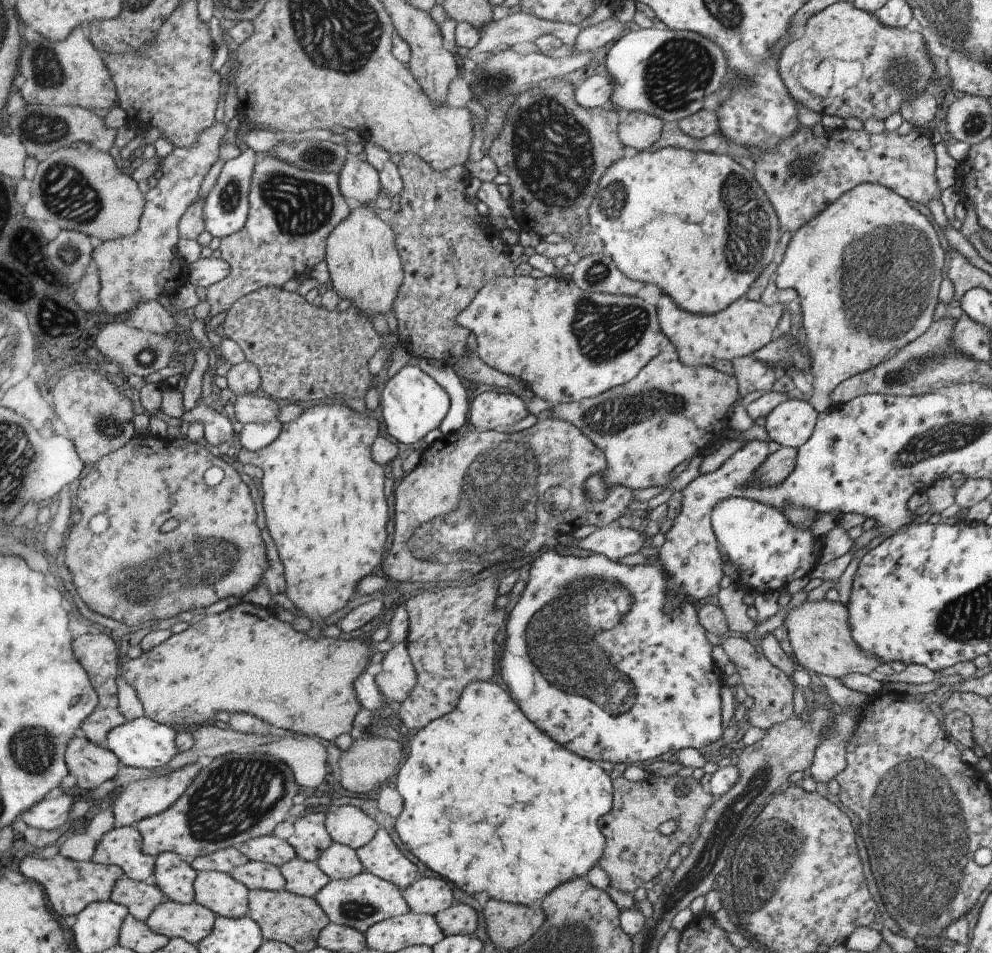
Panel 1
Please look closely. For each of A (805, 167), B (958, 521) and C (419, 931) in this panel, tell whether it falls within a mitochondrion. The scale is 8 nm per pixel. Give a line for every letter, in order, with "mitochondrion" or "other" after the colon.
A: mitochondrion
B: other
C: other

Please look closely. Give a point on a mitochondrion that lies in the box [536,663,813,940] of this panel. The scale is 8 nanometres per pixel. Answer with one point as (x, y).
(718, 846)

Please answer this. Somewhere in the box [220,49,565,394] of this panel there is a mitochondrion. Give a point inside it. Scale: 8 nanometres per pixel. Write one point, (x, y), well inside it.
(301, 206)

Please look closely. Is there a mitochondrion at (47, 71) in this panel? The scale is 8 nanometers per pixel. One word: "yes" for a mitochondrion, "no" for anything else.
yes

